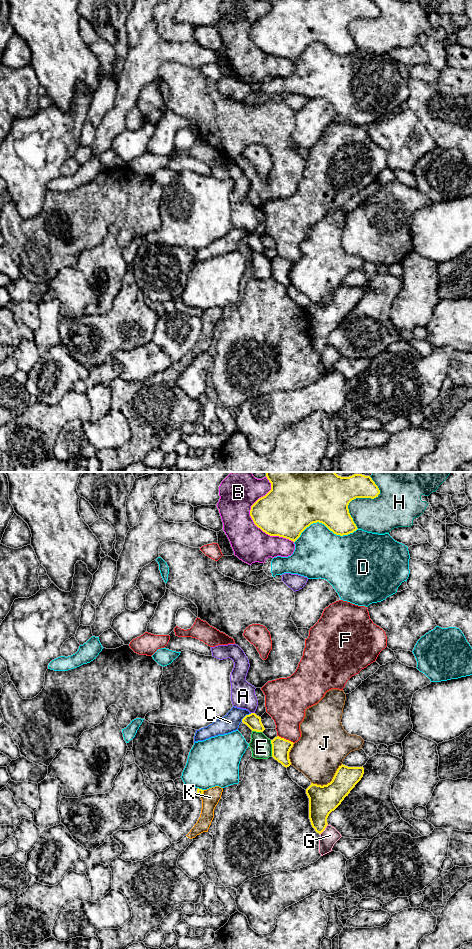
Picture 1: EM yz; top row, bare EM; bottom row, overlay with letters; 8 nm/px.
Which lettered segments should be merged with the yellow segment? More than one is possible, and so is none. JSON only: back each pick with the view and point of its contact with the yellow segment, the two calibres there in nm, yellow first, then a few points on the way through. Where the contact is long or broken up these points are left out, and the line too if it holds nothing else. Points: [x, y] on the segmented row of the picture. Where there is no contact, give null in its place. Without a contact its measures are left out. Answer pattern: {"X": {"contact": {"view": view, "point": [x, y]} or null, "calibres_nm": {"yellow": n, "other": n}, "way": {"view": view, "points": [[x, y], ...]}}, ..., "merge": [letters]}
{"merge": []}

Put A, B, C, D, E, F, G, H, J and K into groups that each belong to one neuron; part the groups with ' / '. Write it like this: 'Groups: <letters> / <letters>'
Groups: A / B / C / D / E / F / G / H / J / K

